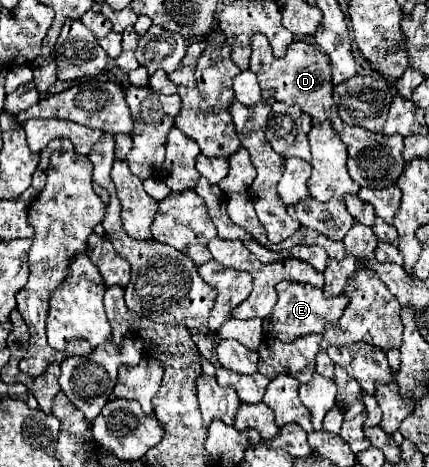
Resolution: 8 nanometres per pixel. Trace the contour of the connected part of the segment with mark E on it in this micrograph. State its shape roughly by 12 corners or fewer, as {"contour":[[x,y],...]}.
{"contour":[[296,282],[276,284],[278,302],[264,318],[268,338],[324,332],[348,298]]}

